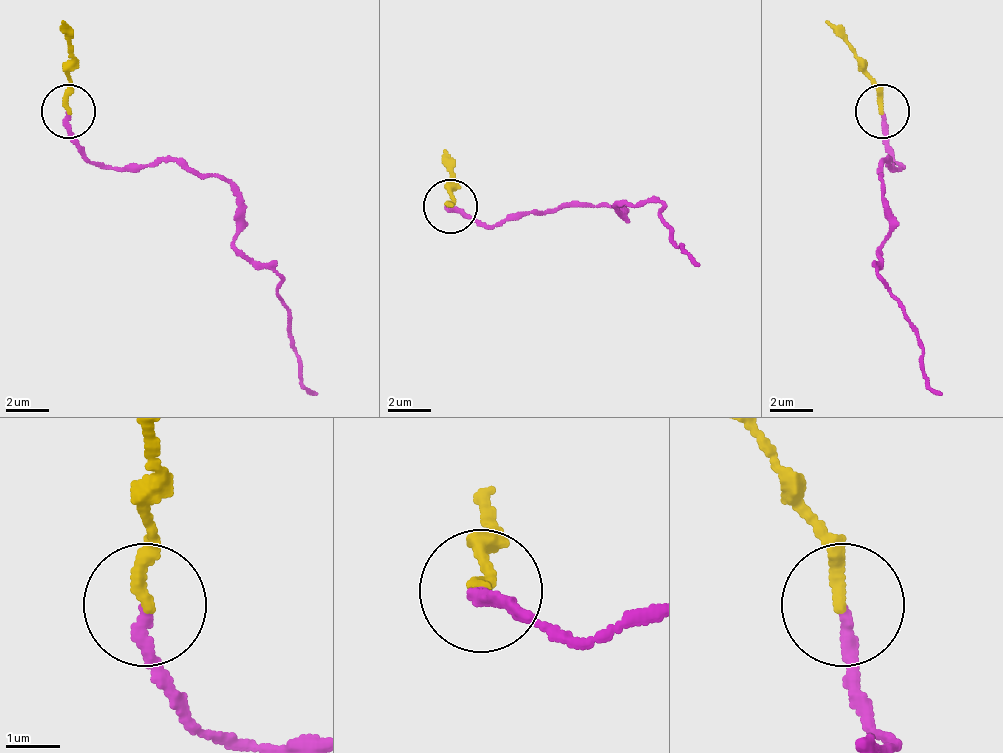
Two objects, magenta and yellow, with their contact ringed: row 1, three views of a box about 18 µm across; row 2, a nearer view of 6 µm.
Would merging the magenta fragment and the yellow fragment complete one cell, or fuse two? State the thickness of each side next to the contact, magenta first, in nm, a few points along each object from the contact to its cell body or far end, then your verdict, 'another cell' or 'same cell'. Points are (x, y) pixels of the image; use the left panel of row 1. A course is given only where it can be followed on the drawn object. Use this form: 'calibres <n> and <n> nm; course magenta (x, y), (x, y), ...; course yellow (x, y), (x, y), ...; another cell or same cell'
calibres 220 and 240 nm; course magenta (69, 110), (69, 137), (96, 164), (183, 159), (232, 186), (237, 246), (275, 273), (297, 376), (319, 392); course yellow (69, 110), (64, 23); another cell

